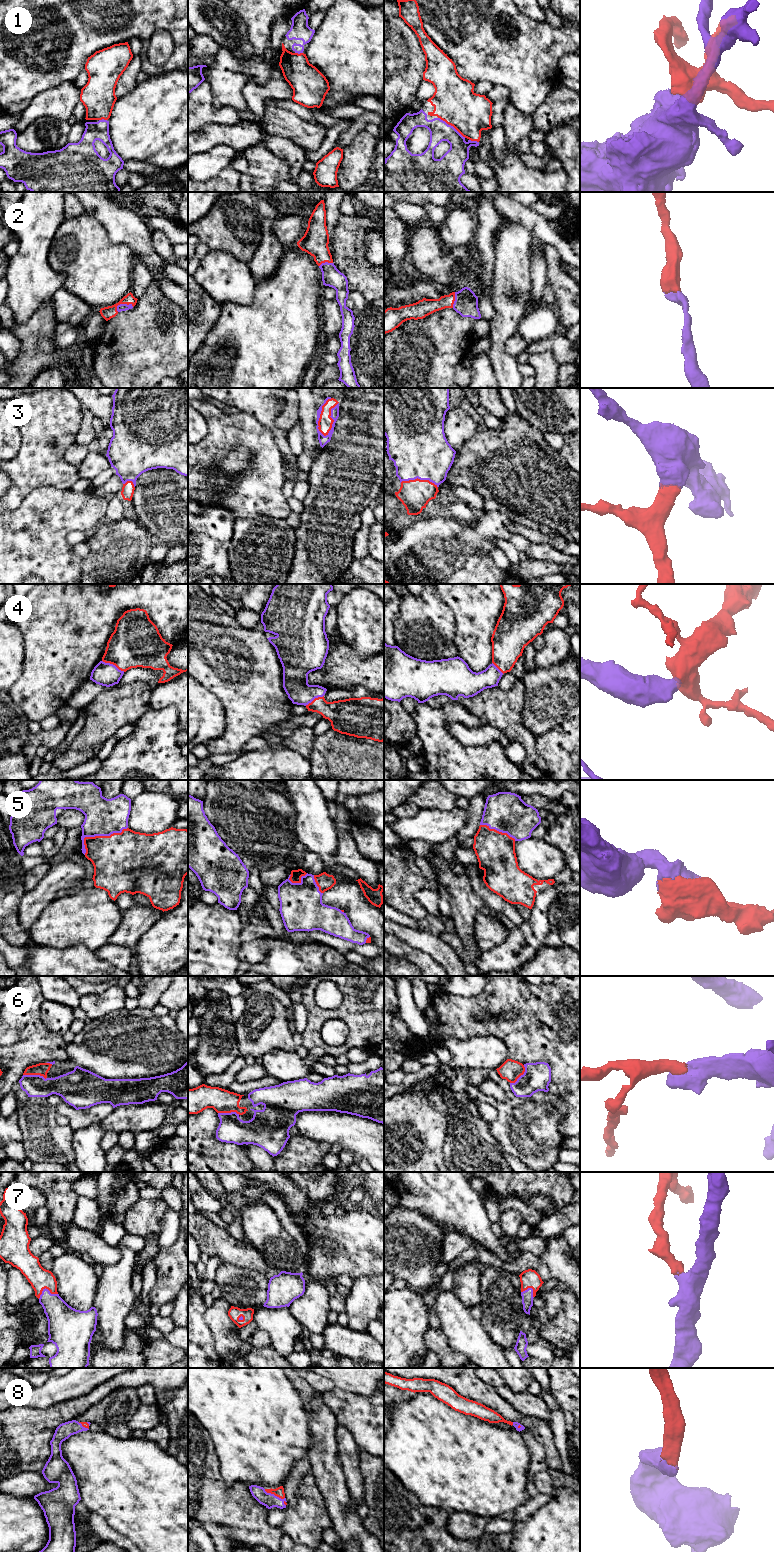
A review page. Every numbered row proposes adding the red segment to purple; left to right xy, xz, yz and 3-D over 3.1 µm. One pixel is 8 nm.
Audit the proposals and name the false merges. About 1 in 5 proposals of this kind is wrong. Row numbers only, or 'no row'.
no row

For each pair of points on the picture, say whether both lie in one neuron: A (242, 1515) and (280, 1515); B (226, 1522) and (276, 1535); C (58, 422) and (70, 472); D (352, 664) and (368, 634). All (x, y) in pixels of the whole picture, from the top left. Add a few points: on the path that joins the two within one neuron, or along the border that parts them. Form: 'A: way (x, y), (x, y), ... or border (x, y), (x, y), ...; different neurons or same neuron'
A: border (269, 1509), (267, 1522), (272, 1526); different neurons
B: way (238, 1522), (244, 1522), (250, 1528), (264, 1535); same neuron
C: way (58, 435), (57, 462); same neuron
D: border (341, 637), (360, 656), (369, 657), (373, 655); different neurons

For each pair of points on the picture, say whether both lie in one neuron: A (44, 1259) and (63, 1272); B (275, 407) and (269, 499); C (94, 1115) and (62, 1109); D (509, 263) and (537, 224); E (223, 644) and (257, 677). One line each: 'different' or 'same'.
A: different
B: different
C: same
D: different
E: same

